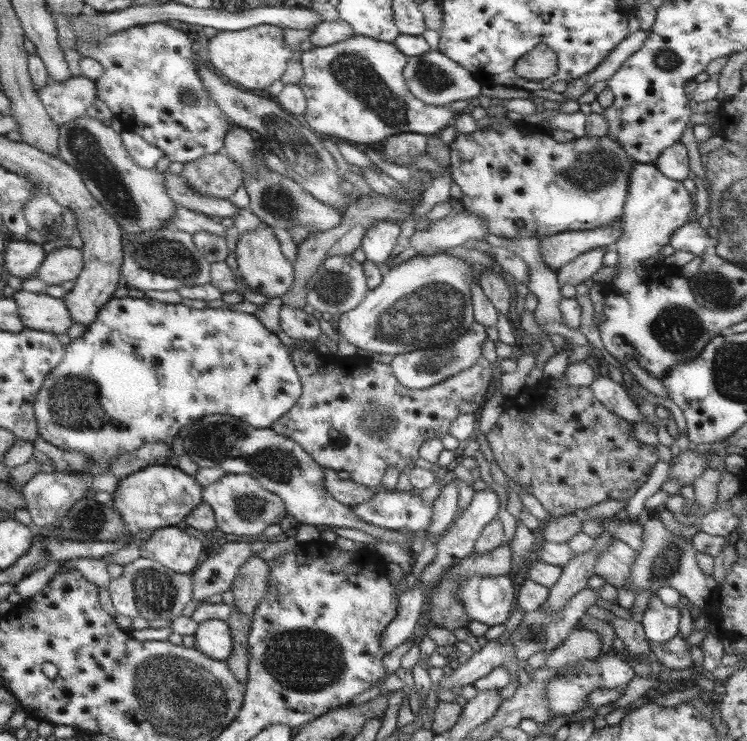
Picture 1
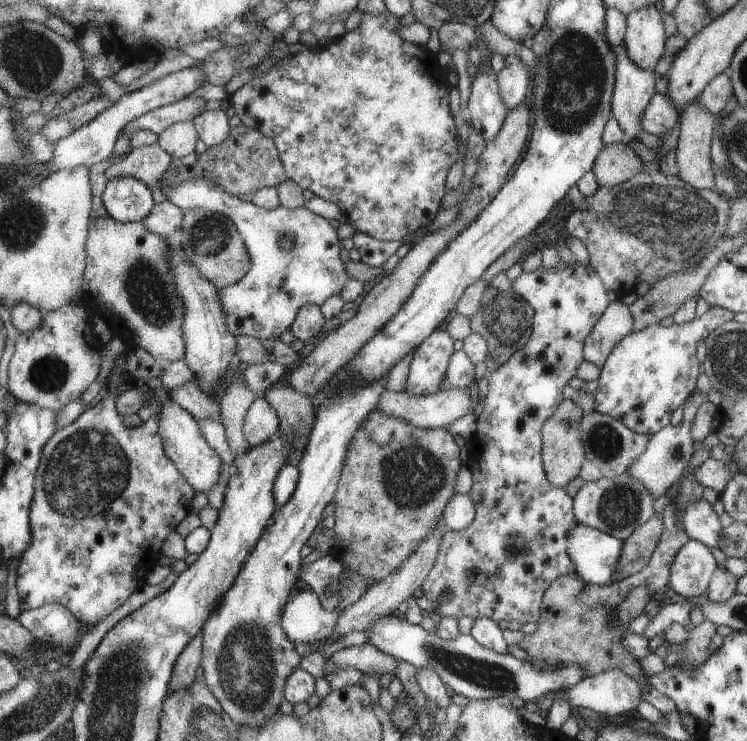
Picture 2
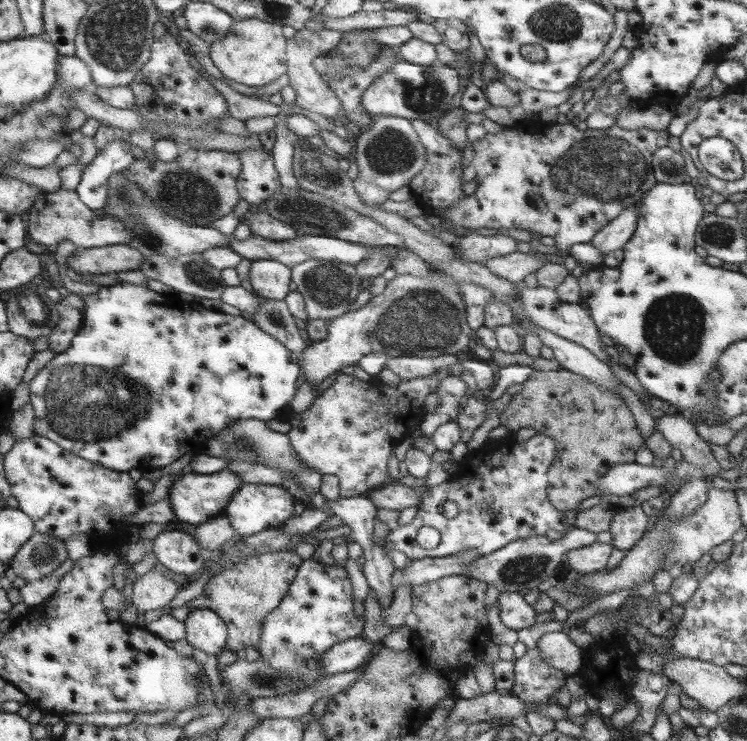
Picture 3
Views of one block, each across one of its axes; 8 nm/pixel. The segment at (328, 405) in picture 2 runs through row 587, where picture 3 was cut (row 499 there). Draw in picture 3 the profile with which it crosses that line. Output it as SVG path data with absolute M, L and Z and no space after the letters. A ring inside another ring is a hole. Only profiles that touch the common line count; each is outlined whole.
M243 483L240 490L230 499L224 516L228 517L237 534L248 537L272 528L281 528L284 522L288 522L288 518L292 518L292 514L294 514L292 494L288 490L284 490L282 486Z

